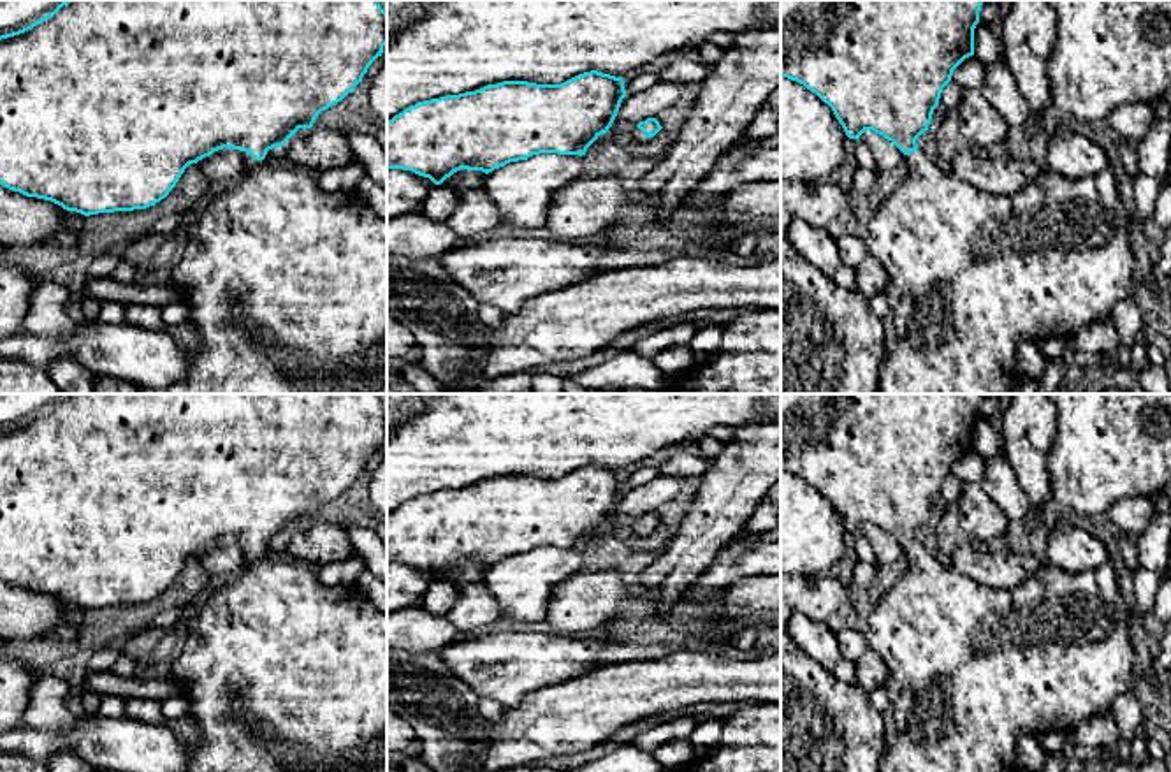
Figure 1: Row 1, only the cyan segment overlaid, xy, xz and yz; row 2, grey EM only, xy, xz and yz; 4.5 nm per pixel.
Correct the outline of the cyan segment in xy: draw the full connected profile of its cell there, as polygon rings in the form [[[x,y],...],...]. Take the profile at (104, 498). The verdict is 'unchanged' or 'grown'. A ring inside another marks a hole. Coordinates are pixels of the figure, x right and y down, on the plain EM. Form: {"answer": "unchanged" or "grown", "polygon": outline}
{"answer": "grown", "polygon": [[[65,394],[51,408],[40,411],[30,420],[0,429],[0,579],[26,591],[51,594],[67,605],[76,605],[84,610],[146,603],[169,589],[190,557],[197,557],[223,542],[239,543],[244,556],[243,566],[225,577],[199,600],[193,612],[188,614],[188,623],[185,626],[186,637],[181,642],[179,652],[165,668],[165,672],[183,686],[185,696],[192,705],[190,716],[202,737],[199,746],[190,747],[188,767],[185,772],[387,772],[387,612],[376,608],[355,586],[324,586],[316,575],[316,568],[311,564],[294,559],[273,561],[264,554],[269,543],[283,540],[299,522],[311,522],[322,505],[332,501],[352,487],[362,475],[369,459],[382,450],[385,438],[387,406],[382,403],[380,394]]]}

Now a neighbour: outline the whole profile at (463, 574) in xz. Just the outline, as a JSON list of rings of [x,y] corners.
[[[461,563],[454,566],[450,572],[447,572],[441,580],[450,582],[454,586],[466,586],[473,582],[482,582],[485,575],[485,566],[482,564],[468,564]]]

